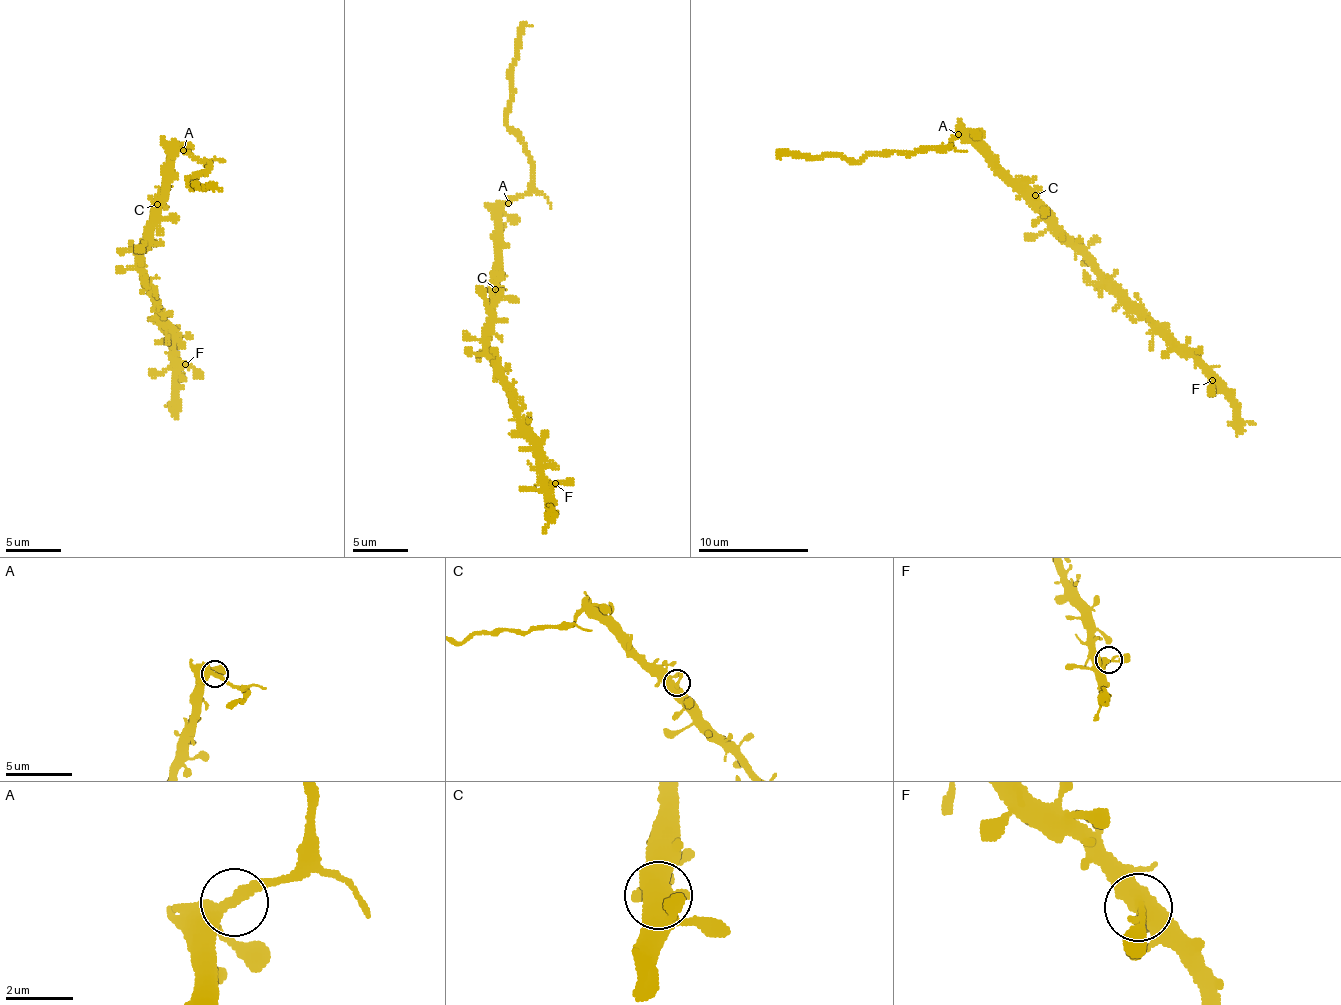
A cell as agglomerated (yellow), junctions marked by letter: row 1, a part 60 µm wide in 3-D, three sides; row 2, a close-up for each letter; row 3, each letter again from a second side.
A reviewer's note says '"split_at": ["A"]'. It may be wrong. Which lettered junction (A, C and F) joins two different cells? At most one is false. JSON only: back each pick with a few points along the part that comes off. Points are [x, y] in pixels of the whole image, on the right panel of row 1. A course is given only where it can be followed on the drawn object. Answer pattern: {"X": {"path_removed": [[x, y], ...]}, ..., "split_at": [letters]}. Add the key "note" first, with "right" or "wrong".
{"note": "right", "A": {"path_removed": [[957, 135], [937, 149], [861, 158], [793, 154], [780, 156], [780, 159]]}, "split_at": ["A"]}

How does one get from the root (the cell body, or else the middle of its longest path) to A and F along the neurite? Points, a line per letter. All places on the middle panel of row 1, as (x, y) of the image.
A: (498, 287), (496, 220), (508, 202)
F: (498, 287), (490, 361), (510, 398), (518, 428), (533, 447), (537, 468), (555, 483)

